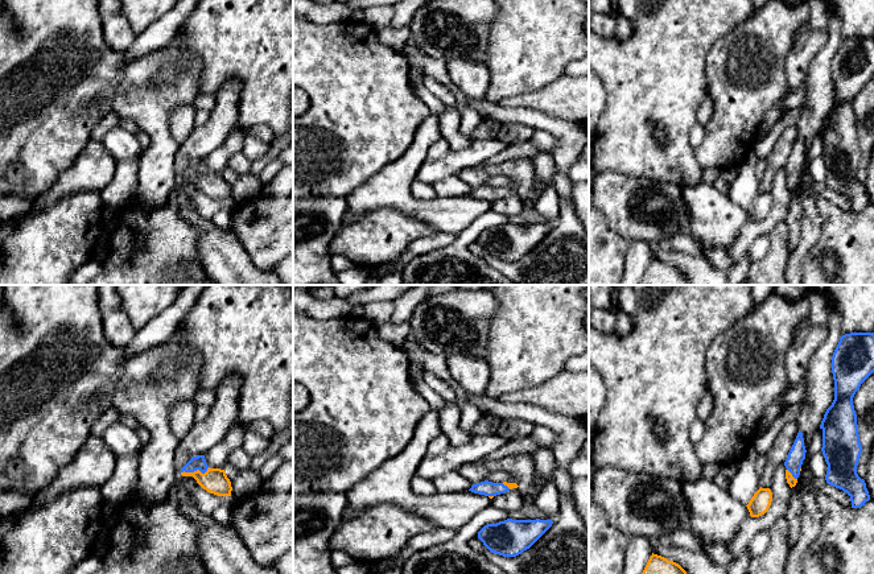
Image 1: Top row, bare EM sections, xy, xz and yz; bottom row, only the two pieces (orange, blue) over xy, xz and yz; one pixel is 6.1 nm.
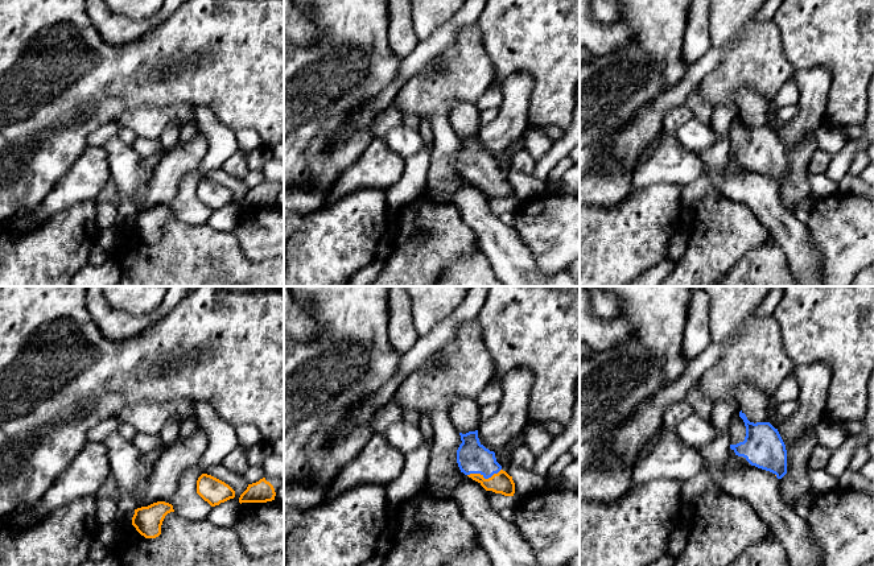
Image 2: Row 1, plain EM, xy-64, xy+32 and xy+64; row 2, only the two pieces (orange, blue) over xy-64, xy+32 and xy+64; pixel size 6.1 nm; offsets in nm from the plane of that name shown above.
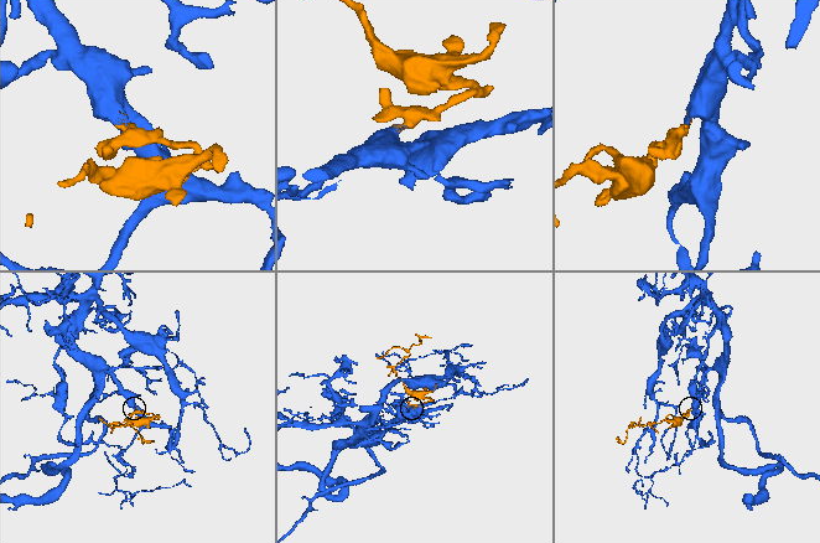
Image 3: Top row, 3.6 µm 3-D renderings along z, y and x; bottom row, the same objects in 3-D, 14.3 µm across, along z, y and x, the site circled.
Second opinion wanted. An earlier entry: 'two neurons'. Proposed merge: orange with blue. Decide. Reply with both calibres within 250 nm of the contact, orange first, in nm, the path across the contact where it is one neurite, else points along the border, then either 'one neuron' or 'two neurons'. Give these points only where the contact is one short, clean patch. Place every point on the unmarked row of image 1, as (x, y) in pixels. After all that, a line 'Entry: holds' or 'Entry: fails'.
calibres 160 and 80 nm; way xy (214, 185), (194, 176), (198, 166); one neuron
Entry: fails

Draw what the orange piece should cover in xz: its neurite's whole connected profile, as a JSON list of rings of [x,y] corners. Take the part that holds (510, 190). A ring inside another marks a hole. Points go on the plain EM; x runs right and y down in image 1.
[[[485,185],[485,186],[473,189],[469,195],[474,198],[485,199],[492,203],[496,199],[506,198],[510,194],[518,193],[518,191],[519,190],[516,187],[507,187],[507,186],[492,187],[492,186]]]

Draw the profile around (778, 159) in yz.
[[[791,125],[782,132],[771,154],[766,158],[766,170],[760,179],[762,193],[771,191],[775,174],[779,169],[786,166],[797,137],[799,131],[796,125]]]

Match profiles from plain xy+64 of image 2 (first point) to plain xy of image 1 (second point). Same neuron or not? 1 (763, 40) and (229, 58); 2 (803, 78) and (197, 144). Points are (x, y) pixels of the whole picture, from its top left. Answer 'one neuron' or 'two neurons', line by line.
1: two neurons
2: one neuron

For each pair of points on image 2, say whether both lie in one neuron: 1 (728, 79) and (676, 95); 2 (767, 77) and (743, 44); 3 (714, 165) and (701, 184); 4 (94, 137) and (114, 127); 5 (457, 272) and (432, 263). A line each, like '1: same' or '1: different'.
1: different
2: same
3: same
4: same
5: different

